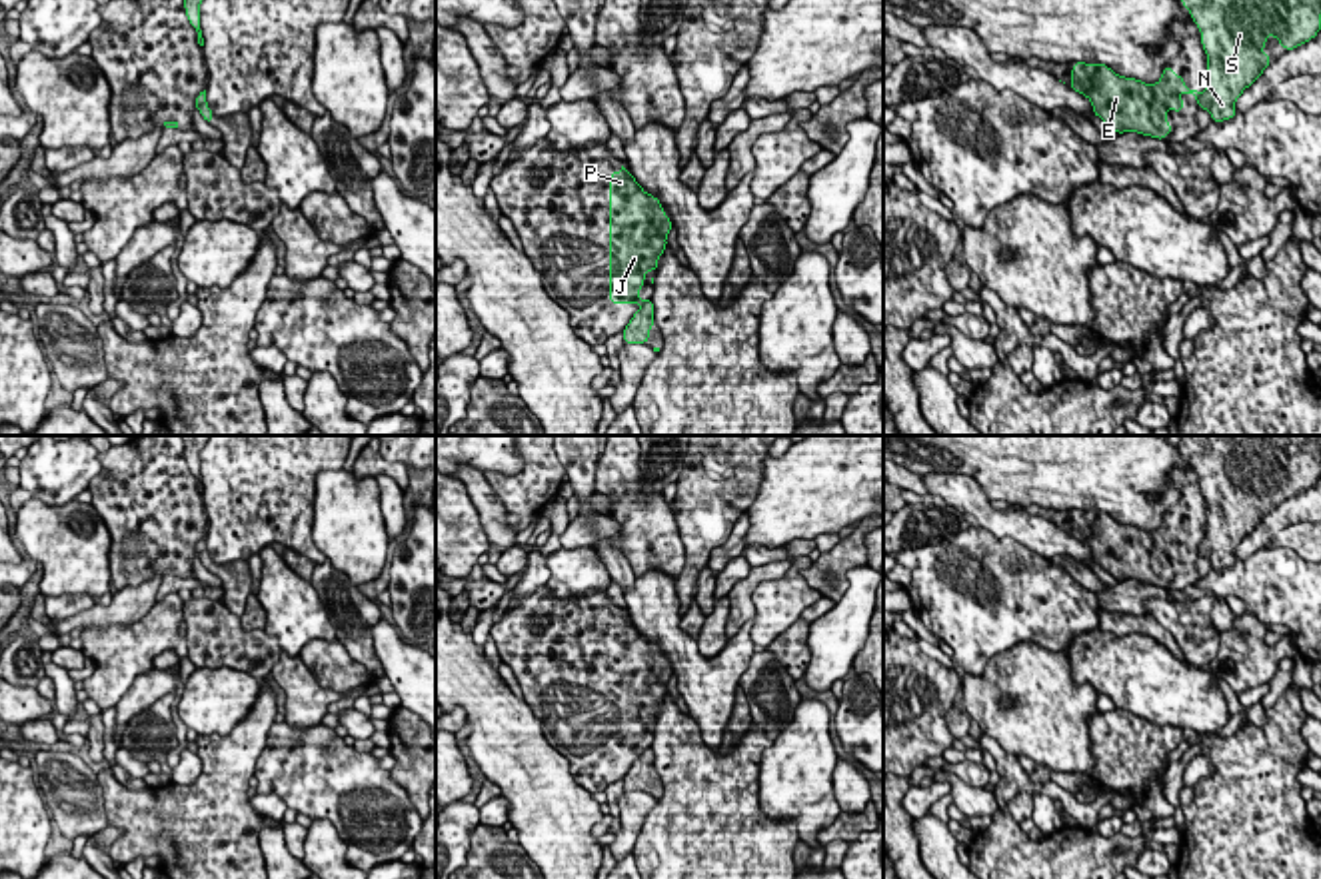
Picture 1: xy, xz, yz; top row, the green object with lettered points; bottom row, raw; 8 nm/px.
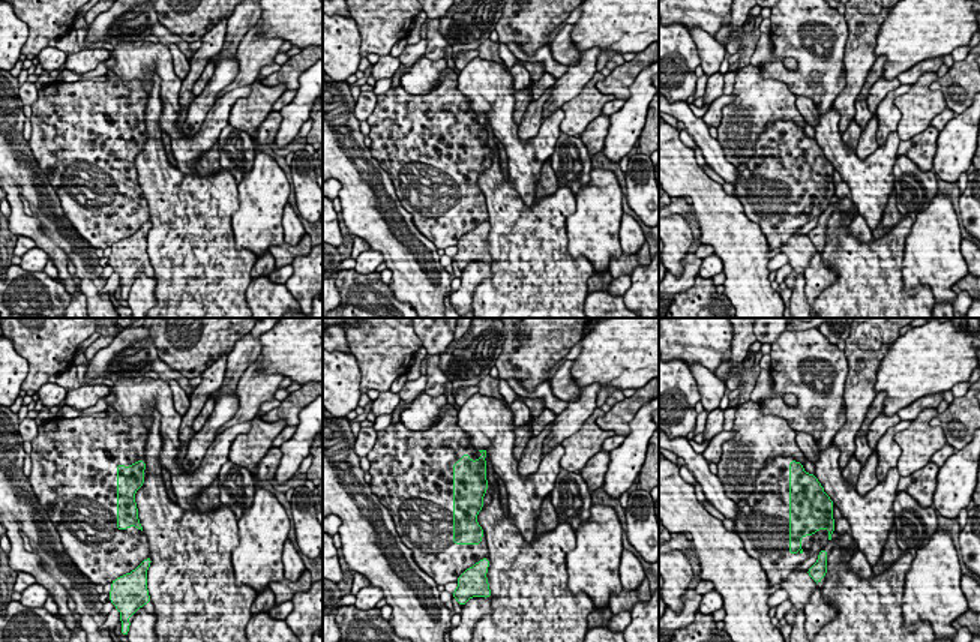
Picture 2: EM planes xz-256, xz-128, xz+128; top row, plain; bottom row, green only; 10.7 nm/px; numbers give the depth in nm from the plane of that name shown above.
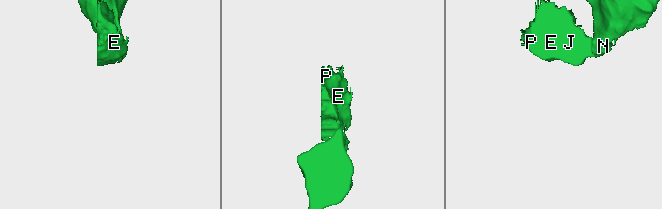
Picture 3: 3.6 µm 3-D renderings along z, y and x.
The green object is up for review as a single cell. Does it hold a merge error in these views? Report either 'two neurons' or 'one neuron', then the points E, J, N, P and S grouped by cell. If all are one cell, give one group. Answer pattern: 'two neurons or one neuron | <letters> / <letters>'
two neurons | E J P / N S

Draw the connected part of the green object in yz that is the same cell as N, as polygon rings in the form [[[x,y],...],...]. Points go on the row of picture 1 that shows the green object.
[[[1181,0],[1181,4],[1197,24],[1207,54],[1207,84],[1199,96],[1199,110],[1207,110],[1211,122],[1235,118],[1237,98],[1271,64],[1263,52],[1267,36],[1275,36],[1289,52],[1321,30],[1321,0]]]

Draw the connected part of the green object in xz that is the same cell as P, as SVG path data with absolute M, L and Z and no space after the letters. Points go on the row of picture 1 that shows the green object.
M622 166L610 176L610 304L648 304L638 292L644 288L646 274L658 270L658 258L667 248L671 220L661 202L646 194L636 178Z

